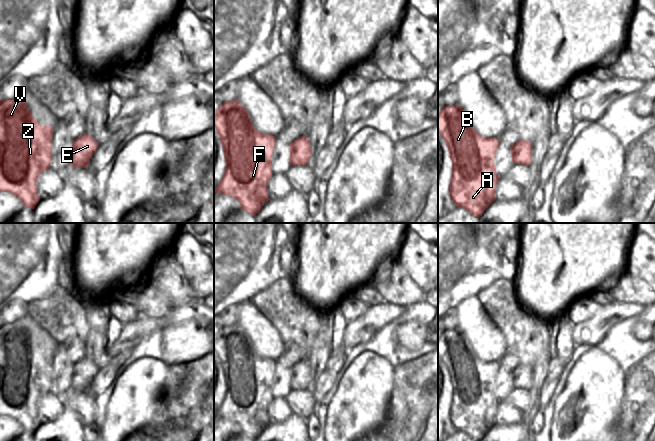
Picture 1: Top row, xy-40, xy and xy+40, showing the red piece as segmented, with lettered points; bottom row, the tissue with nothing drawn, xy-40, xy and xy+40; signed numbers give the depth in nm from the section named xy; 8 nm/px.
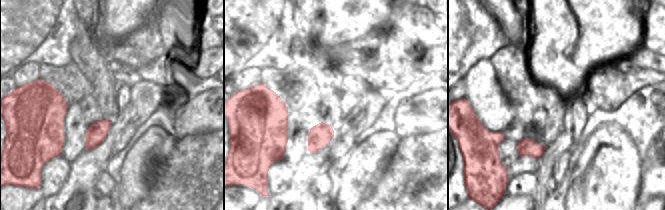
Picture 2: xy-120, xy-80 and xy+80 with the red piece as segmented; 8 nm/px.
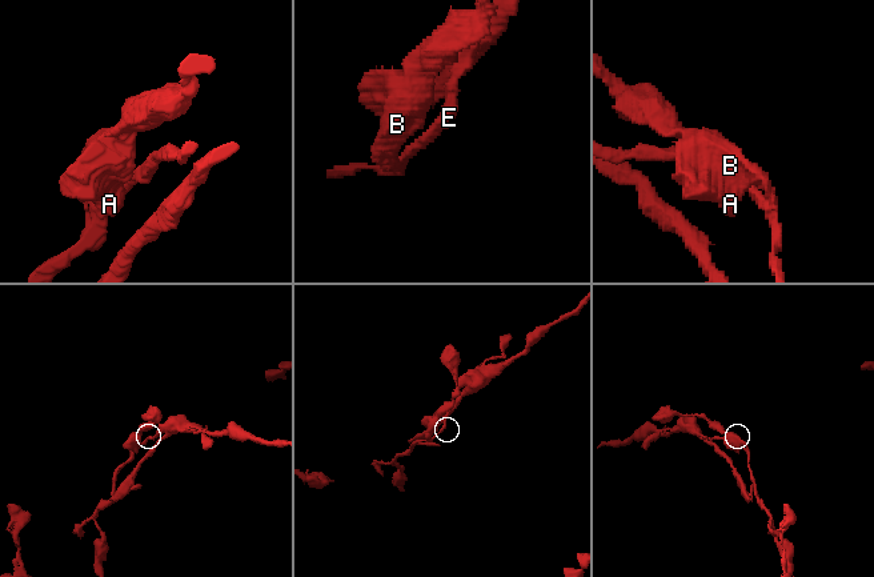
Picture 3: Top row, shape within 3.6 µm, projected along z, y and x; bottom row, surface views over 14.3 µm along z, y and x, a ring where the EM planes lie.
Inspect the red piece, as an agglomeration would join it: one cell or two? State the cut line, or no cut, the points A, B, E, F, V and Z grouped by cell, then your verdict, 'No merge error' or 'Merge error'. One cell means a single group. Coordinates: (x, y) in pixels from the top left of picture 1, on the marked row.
Split along xy-40 (78, 137), (76, 158), (85, 166). Groups: A B F V Z / E. Merge error.

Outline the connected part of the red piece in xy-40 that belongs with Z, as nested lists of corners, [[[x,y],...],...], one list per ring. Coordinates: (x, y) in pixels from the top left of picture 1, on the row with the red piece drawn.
[[[20,96],[0,102],[0,192],[13,194],[22,201],[24,208],[34,210],[40,201],[36,181],[50,168],[53,133],[51,126],[41,126],[34,119]]]

